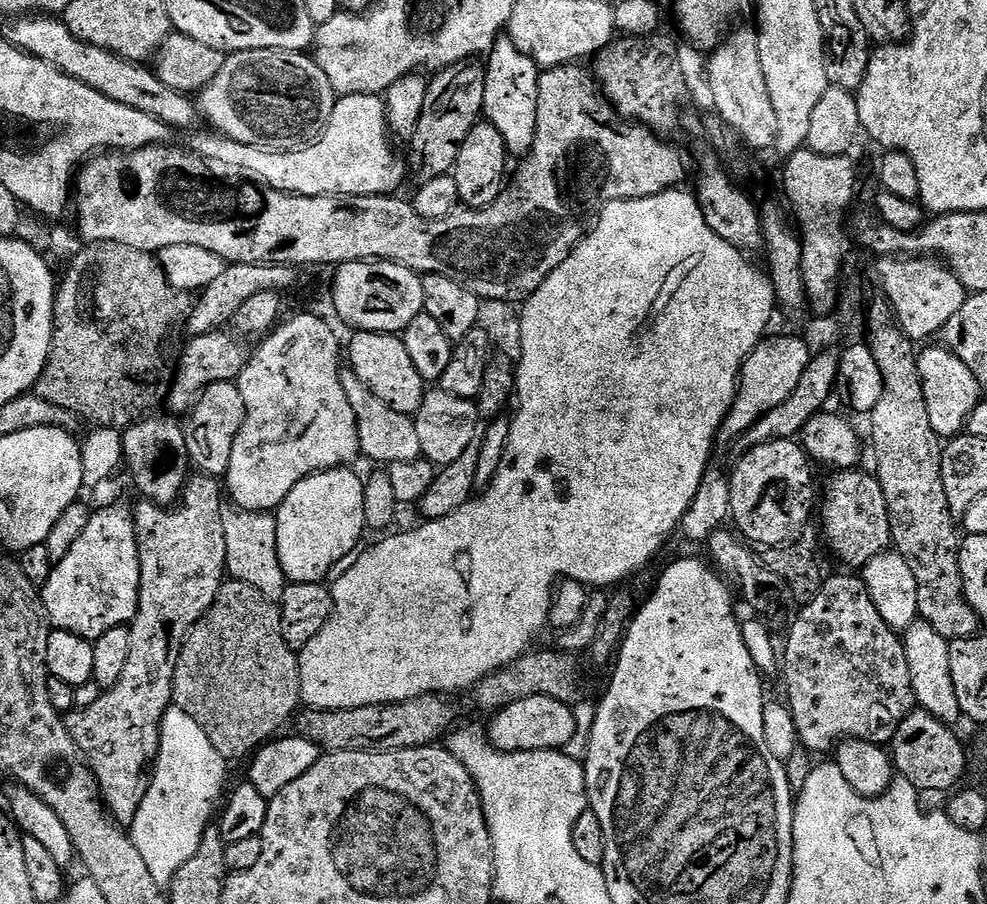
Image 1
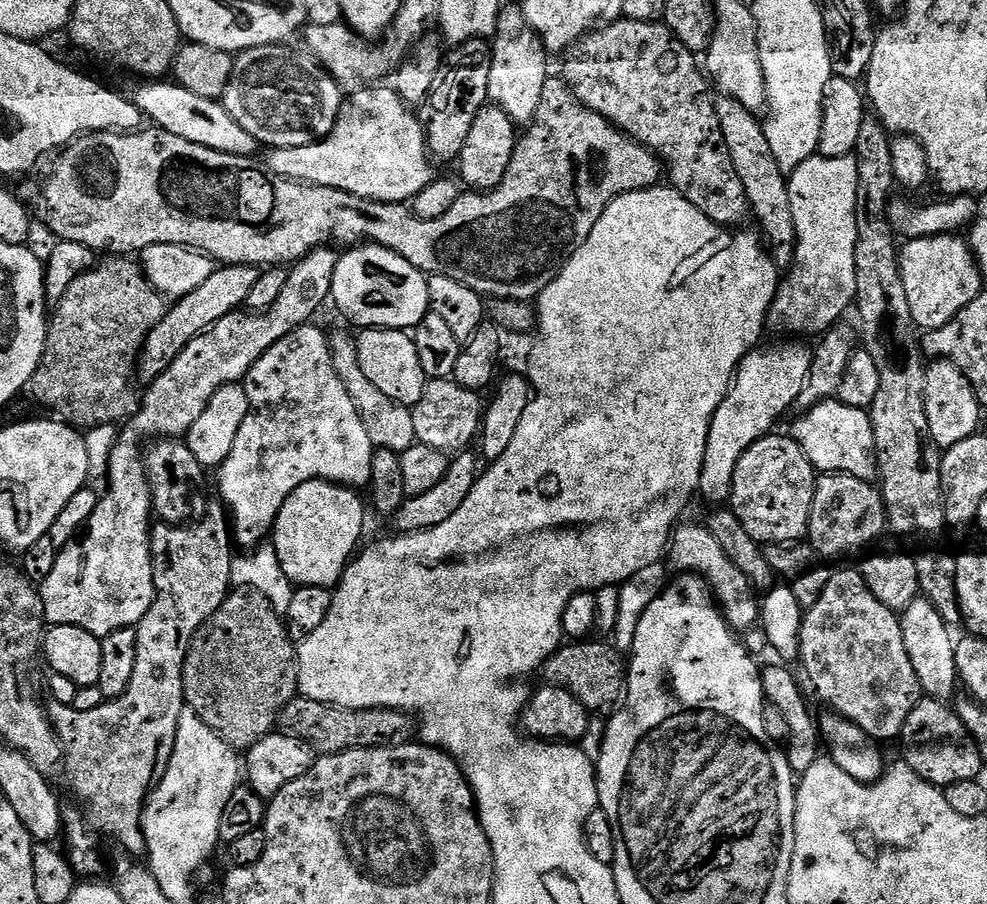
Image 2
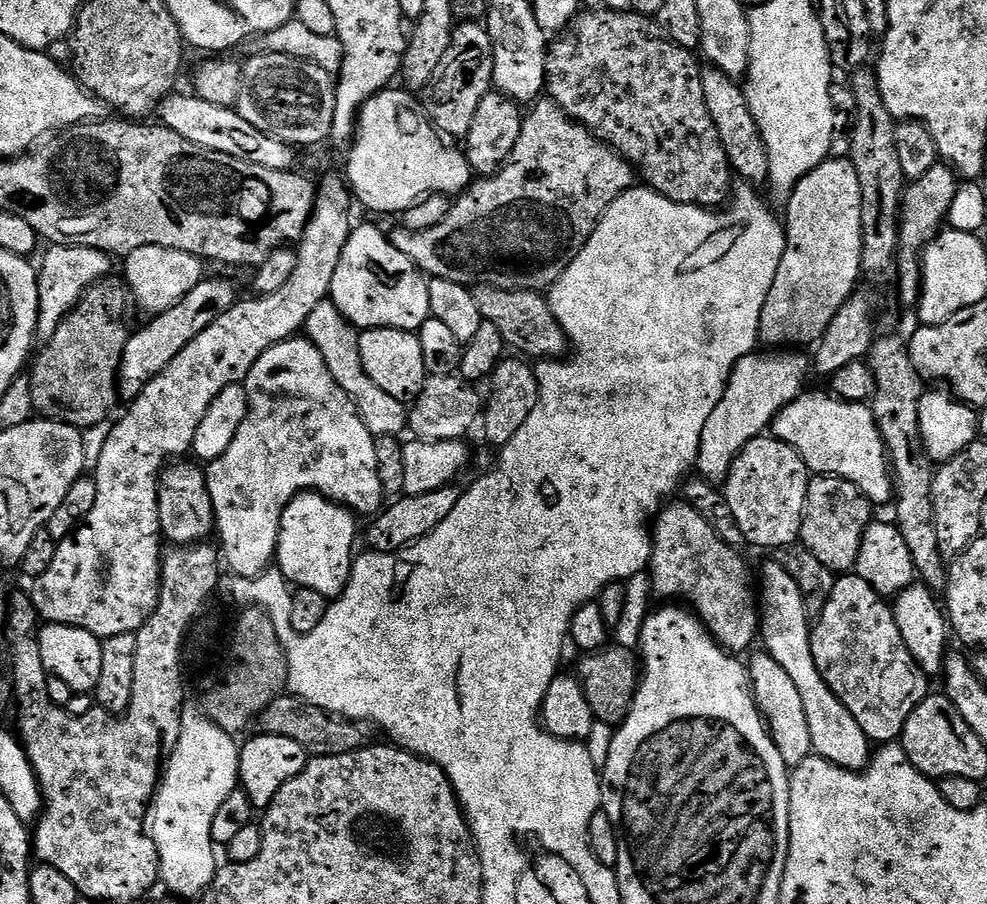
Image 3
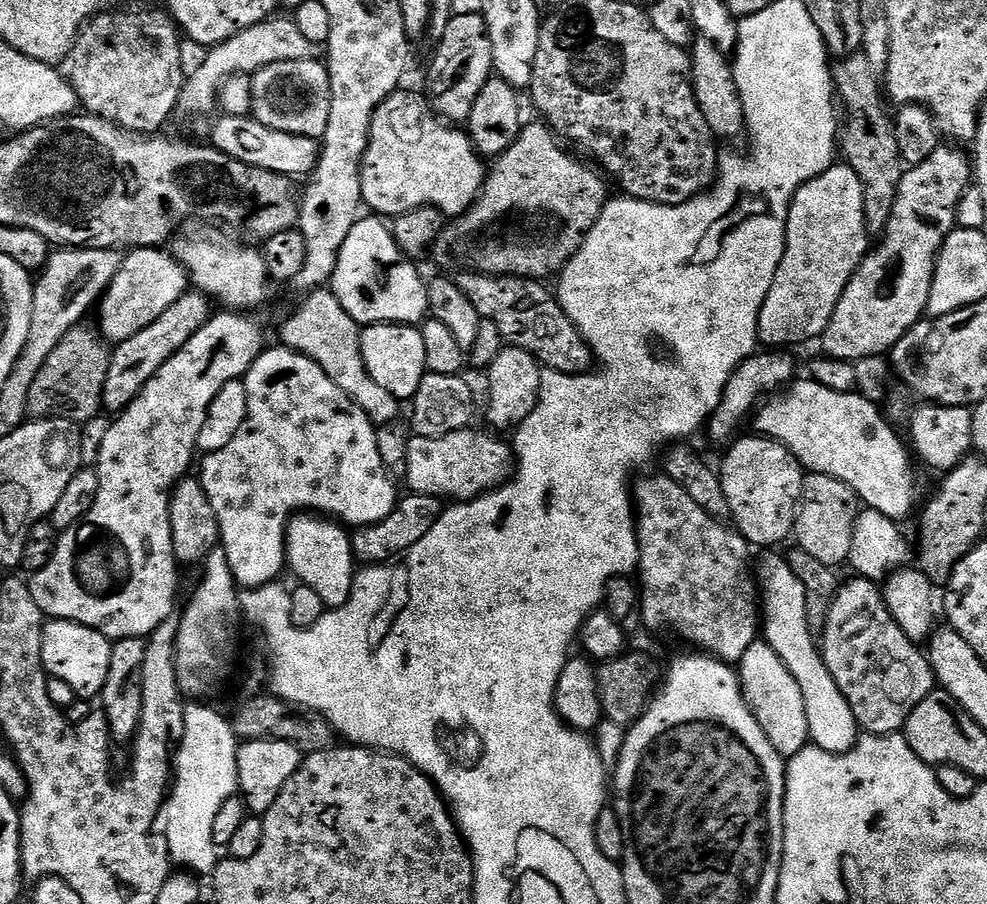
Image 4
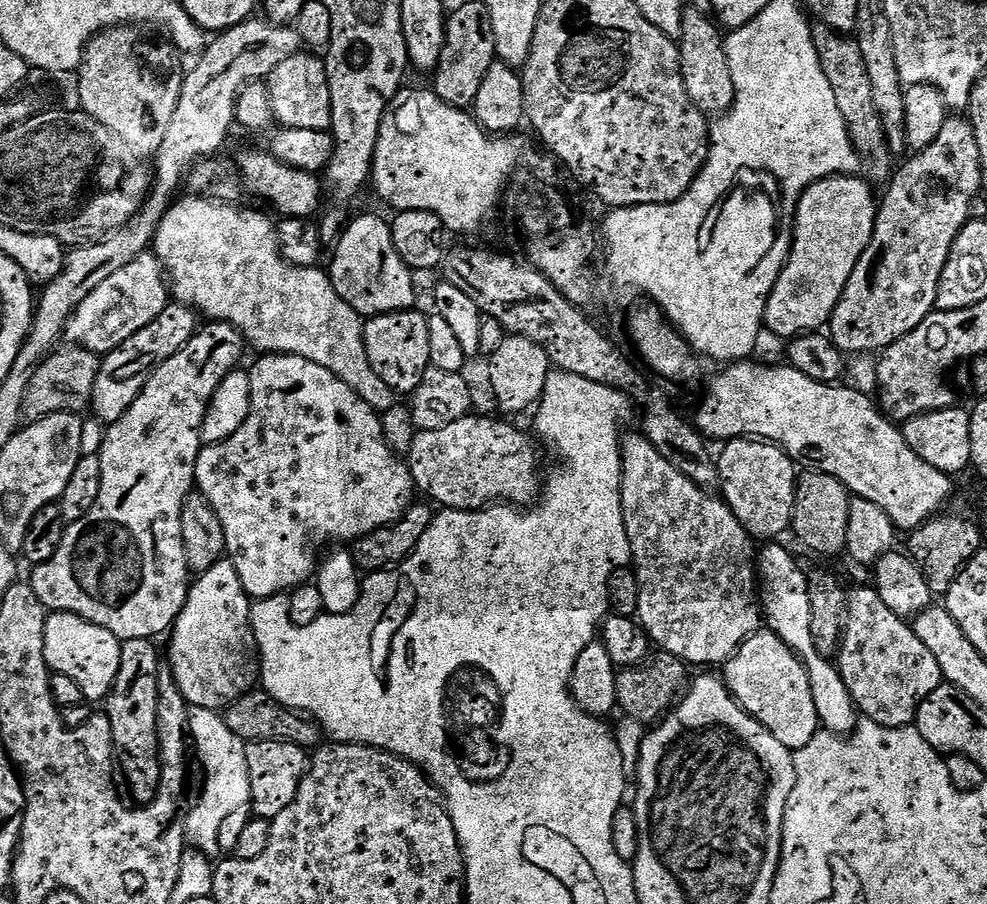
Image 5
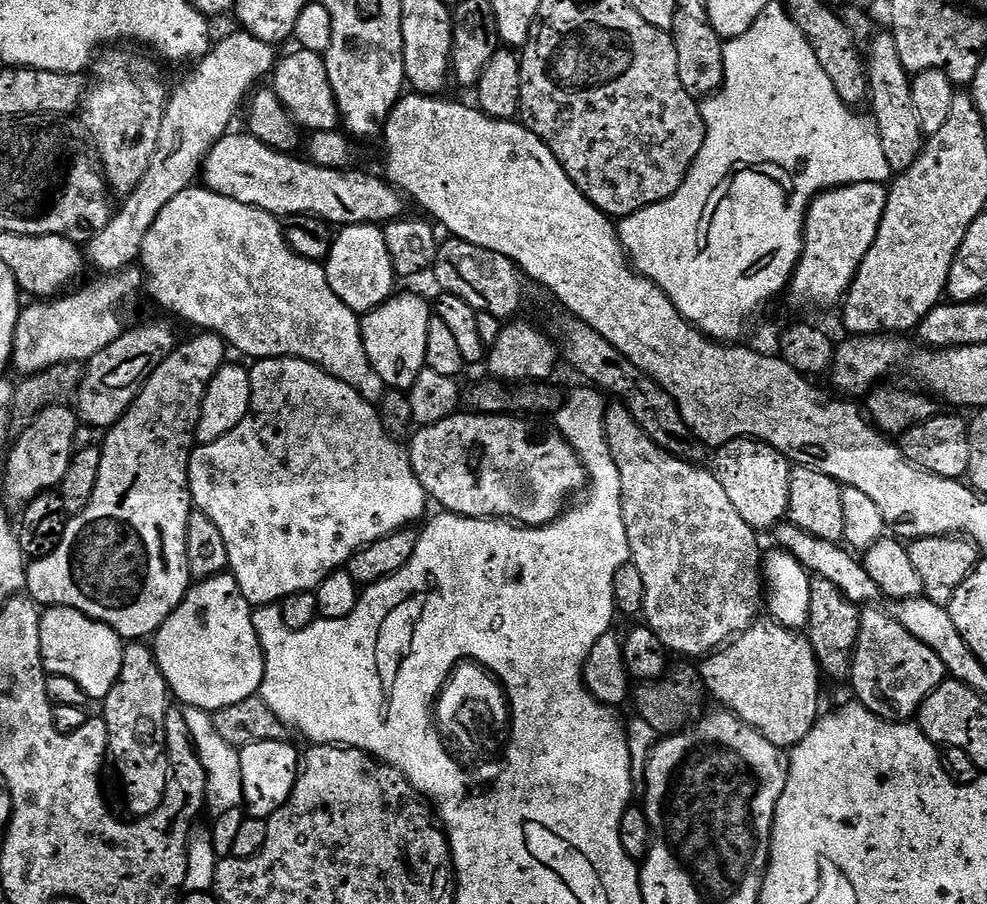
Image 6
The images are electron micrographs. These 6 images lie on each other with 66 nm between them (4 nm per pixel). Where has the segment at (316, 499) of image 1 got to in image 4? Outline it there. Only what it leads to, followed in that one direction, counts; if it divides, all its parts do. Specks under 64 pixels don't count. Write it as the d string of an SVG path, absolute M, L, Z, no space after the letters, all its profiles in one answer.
M297 514L292 517L288 522L288 542L286 545L286 564L290 569L292 568L292 572L297 576L297 581L300 584L305 584L306 586L310 586L310 590L314 590L318 593L318 598L322 598L322 602L324 603L325 609L331 610L333 608L340 608L342 605L348 601L350 598L350 590L352 589L352 583L356 581L356 573L358 571L357 561L354 559L352 554L352 538L349 532L349 529L345 527L345 525L331 519L325 518L320 514Z

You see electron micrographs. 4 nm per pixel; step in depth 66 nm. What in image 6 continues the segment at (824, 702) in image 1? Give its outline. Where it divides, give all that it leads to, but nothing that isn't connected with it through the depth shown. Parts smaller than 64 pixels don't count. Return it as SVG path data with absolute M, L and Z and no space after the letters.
M868 606L860 613L860 629L856 638L856 646L852 649L852 671L850 685L856 691L855 699L869 708L875 716L893 722L908 722L919 713L922 702L946 678L944 663L930 646L918 642L910 630L903 628L887 611L880 606Z

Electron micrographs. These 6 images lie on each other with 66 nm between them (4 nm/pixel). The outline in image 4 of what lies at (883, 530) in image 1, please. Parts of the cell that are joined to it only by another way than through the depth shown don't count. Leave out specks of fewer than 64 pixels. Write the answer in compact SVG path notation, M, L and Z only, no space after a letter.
M817 472L805 475L800 509L796 512L795 543L806 550L806 554L818 558L818 562L839 569L840 564L848 564L850 546L854 543L854 526L861 511L861 500L846 482L838 482L838 478Z

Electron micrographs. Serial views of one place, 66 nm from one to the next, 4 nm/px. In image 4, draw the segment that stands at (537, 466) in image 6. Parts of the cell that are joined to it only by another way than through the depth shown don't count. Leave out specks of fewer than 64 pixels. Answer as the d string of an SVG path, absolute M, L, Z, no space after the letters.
M471 427L461 432L442 434L434 438L413 435L406 450L406 483L418 494L438 496L448 502L463 502L483 496L500 487L509 479L514 468L514 452L496 436L472 432Z

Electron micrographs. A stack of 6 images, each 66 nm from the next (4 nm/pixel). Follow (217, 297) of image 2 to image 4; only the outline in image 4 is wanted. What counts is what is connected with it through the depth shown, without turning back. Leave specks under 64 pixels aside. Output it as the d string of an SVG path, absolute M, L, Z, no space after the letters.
M189 290L182 298L178 298L178 302L174 302L174 306L170 306L170 310L162 313L162 318L146 326L146 330L138 330L138 334L119 341L111 349L112 361L106 374L103 407L107 411L109 408L112 414L119 414L128 408L130 402L138 398L146 382L150 382L161 366L174 354L178 354L178 350L182 350L182 346L186 346L186 342L190 342L190 338L194 338L194 334L198 334L198 330L202 330L202 326L206 326L213 315L213 301L199 290Z

